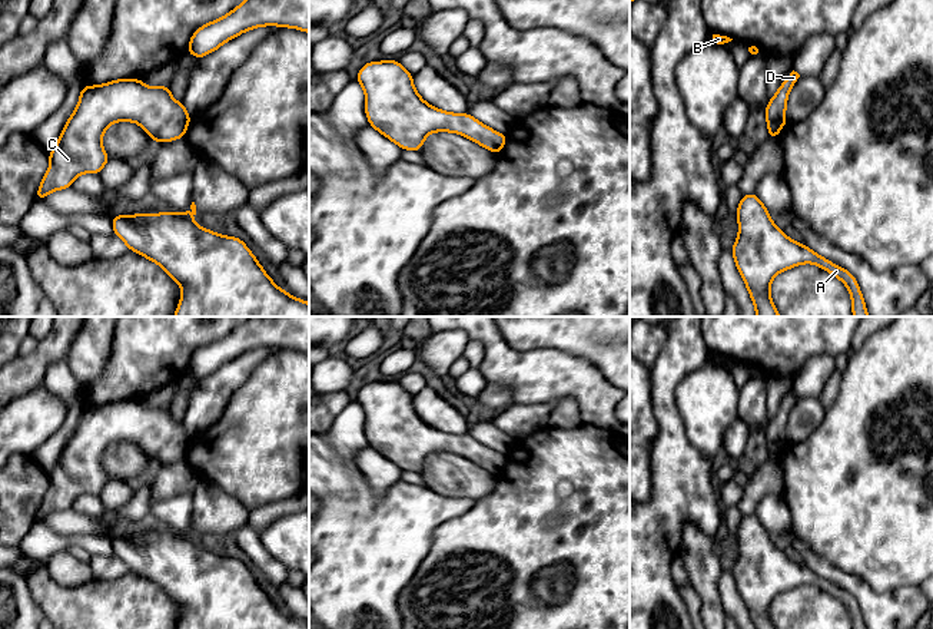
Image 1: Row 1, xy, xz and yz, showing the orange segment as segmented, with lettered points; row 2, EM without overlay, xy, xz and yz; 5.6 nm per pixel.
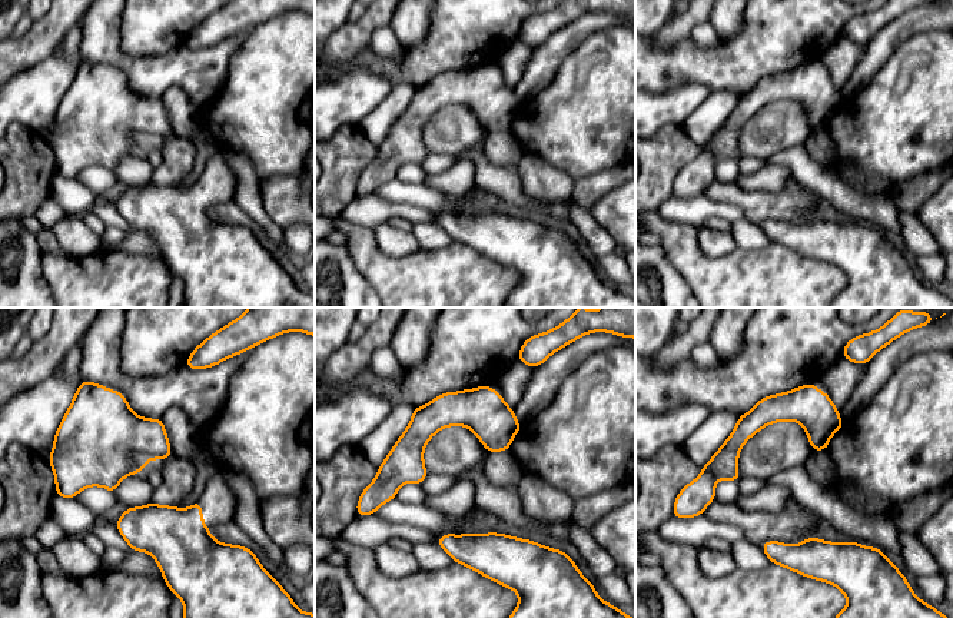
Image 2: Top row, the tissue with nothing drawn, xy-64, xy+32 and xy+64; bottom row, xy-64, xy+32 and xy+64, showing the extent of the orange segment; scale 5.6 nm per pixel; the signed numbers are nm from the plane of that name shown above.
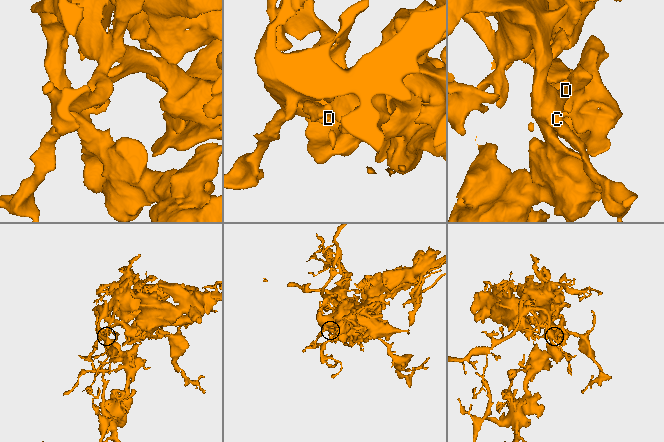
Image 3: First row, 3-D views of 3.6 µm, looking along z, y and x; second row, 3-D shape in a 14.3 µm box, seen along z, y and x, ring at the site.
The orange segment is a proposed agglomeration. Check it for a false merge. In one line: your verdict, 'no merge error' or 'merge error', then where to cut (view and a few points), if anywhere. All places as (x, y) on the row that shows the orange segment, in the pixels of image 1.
no merge error; no cut

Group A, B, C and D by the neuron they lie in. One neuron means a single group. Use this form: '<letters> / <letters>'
A B C D

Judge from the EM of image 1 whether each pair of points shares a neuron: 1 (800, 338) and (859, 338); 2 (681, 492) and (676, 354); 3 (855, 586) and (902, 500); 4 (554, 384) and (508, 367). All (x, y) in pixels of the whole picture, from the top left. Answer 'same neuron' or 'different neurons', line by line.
1: different neurons
2: same neuron
3: different neurons
4: same neuron

